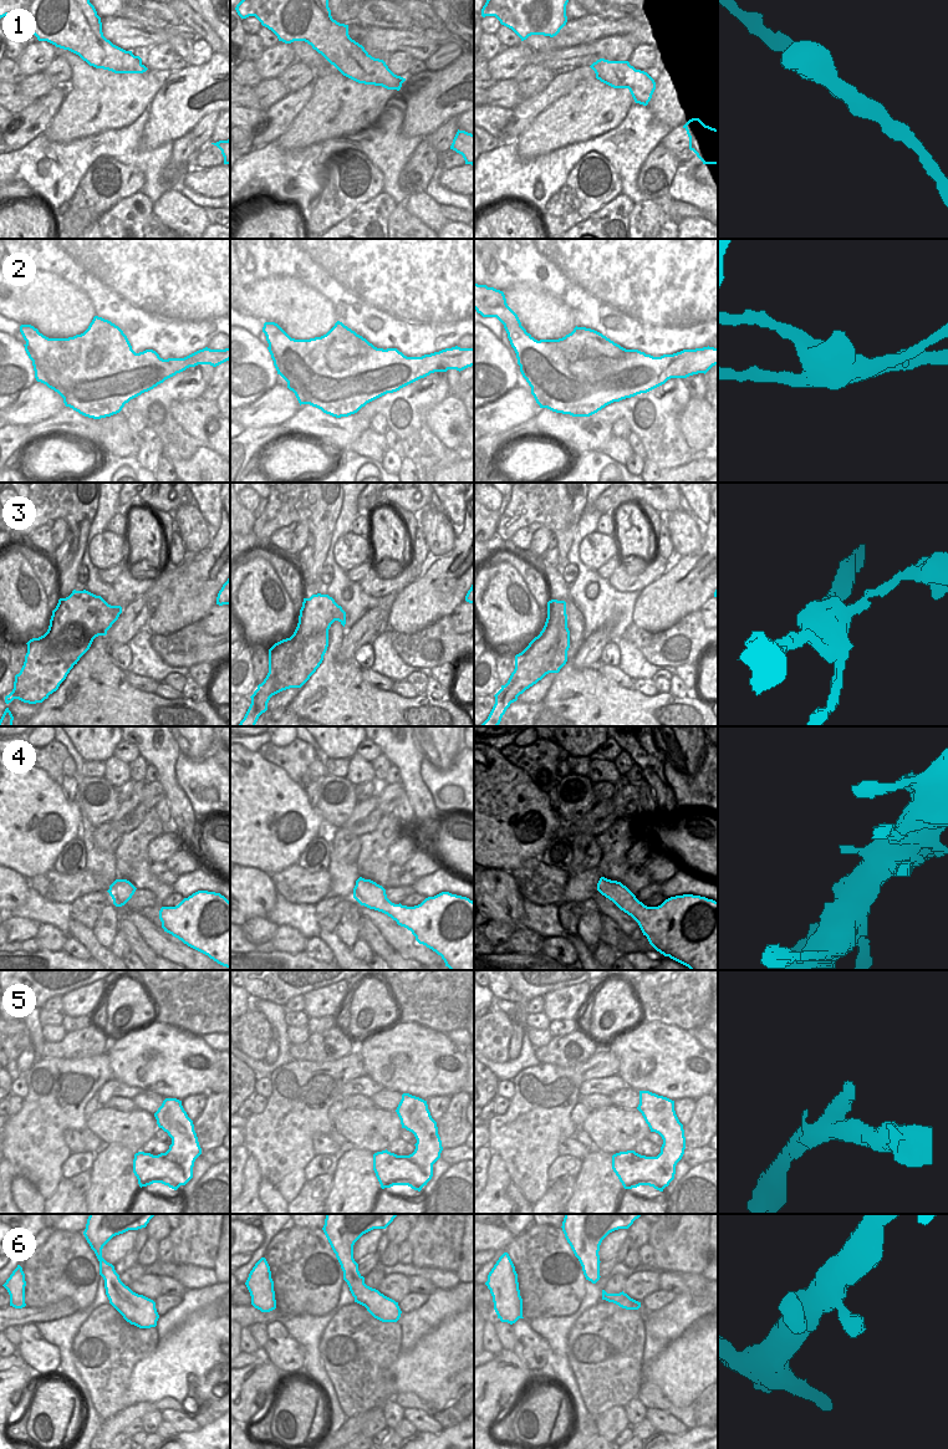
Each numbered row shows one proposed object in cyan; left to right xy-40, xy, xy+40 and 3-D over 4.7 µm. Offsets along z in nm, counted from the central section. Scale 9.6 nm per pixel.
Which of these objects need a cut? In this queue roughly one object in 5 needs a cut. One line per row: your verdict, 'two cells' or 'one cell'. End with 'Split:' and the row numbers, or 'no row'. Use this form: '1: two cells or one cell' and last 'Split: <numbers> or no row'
1: one cell
2: two cells
3: two cells
4: one cell
5: one cell
6: one cell
Split: 2, 3

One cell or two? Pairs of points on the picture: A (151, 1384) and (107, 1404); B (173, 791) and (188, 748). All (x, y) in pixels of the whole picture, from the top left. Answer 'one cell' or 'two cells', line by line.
A: two cells
B: two cells

